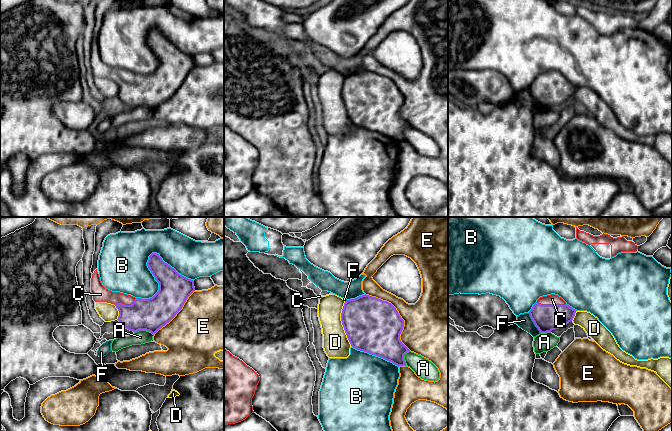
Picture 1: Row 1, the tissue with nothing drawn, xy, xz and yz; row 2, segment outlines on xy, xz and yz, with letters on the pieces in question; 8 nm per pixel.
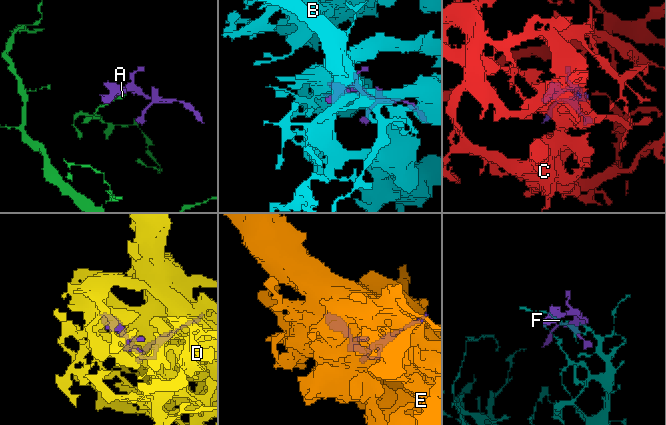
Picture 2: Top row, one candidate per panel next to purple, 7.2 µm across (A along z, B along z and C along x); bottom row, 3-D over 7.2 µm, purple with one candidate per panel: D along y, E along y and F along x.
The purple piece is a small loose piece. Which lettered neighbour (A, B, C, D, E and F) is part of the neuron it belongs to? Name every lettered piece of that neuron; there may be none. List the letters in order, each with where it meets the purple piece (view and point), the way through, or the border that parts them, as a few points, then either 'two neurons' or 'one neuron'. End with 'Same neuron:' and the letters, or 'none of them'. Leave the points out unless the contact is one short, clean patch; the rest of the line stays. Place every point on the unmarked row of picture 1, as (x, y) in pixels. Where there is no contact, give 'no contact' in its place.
A: xy (144, 105) | two neurons
B: xy (147, 38) | two neurons
C: yz (551, 81) | across yz (546, 94), (551, 87), (551, 81), (552, 75) | one neuron
D: xz (342, 99) | two neurons
E: xz (398, 90) | two neurons
F: yz (534, 99) | along yz (528, 89), (540, 108) | two neurons
Same neuron: C

